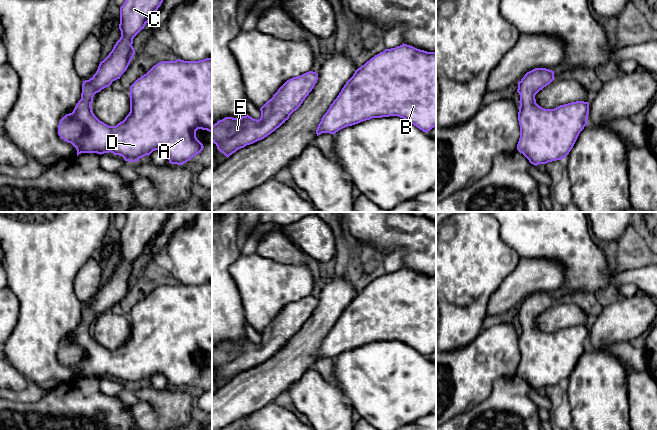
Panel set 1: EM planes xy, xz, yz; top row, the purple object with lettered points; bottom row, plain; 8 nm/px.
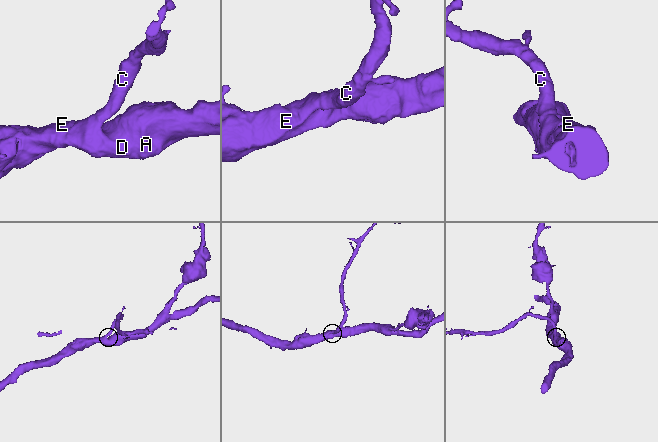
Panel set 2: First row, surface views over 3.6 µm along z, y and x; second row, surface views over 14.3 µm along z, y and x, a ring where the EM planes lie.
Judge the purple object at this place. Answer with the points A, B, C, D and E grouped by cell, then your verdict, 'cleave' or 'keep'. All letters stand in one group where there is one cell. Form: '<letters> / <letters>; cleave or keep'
A B C D E; keep

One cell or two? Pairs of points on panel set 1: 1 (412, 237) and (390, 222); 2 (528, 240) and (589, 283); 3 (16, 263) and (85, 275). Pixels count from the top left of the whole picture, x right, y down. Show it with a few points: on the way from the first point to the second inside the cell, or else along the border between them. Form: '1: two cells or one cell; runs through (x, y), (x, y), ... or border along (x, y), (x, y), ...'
1: one cell; runs through (407, 232), (395, 227)
2: one cell; runs through (544, 240), (549, 240), (576, 267)
3: two cells; border along (93, 256), (75, 276), (73, 292), (77, 297)

